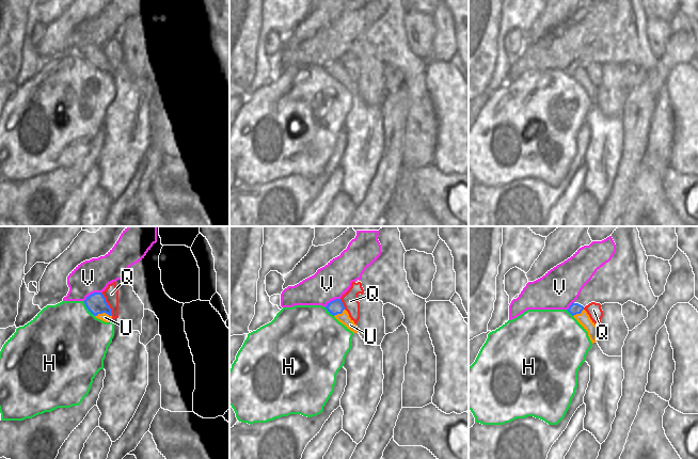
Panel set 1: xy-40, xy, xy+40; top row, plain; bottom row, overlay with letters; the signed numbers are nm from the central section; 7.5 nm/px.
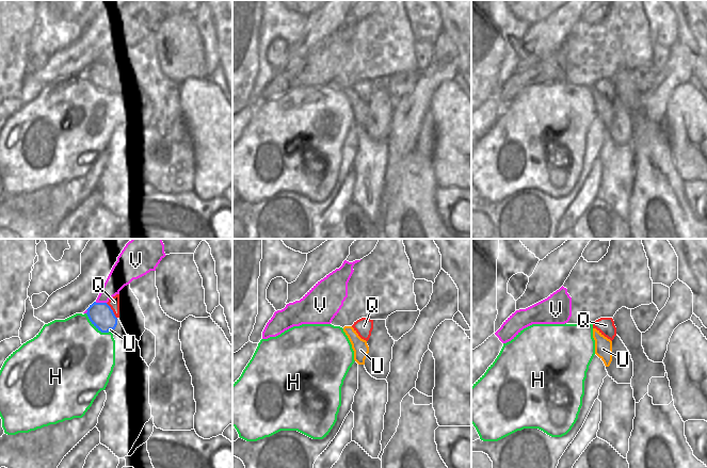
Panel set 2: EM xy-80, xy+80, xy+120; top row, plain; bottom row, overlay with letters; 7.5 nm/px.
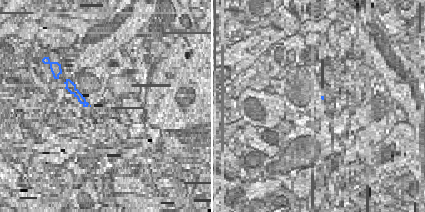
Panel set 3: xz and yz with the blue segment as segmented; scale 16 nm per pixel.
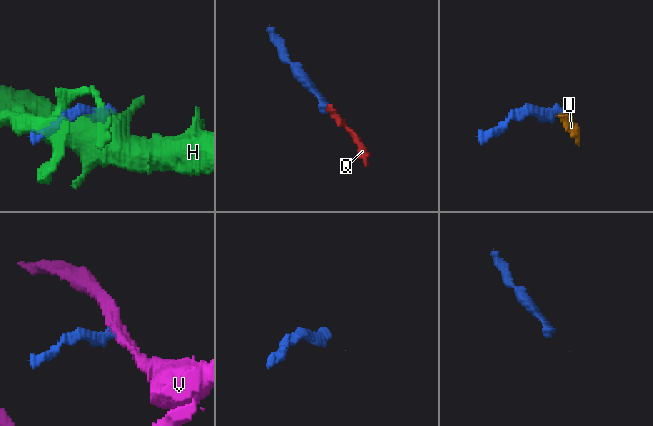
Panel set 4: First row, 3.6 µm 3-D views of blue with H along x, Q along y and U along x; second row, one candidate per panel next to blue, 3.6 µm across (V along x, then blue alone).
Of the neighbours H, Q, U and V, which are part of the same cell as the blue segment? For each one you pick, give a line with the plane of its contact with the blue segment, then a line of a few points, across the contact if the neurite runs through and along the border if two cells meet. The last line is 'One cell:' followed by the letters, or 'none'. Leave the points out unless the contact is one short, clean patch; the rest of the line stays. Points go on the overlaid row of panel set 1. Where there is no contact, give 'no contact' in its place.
Q: contact in xy-40
One cell: Q

